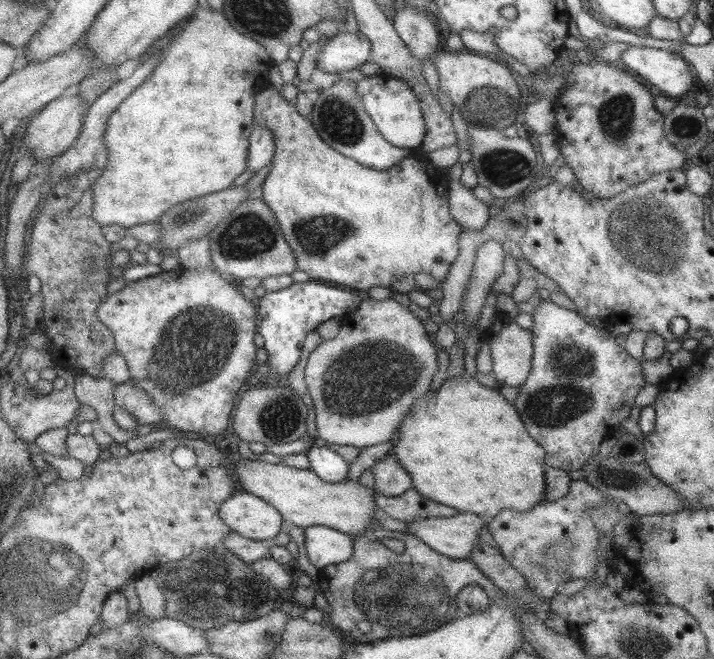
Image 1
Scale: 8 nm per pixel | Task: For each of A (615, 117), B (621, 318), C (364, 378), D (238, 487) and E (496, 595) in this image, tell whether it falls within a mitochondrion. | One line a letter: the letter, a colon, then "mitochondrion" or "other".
A: mitochondrion
B: other
C: mitochondrion
D: other
E: other

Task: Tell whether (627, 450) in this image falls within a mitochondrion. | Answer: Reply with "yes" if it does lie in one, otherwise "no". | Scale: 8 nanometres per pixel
yes

